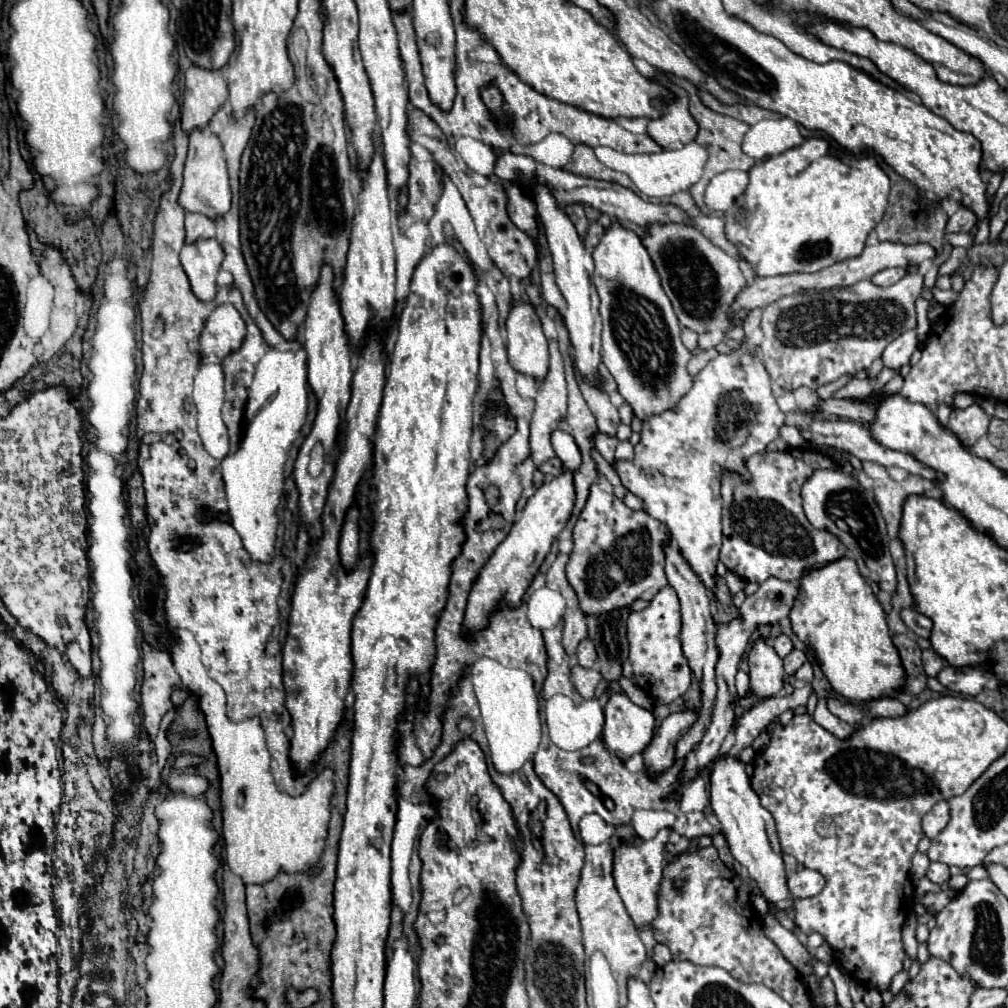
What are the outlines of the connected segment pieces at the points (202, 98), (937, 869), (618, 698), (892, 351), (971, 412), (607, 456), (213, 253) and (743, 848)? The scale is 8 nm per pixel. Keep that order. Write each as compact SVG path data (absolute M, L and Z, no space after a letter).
M190 66L186 70L186 90L182 102L182 132L190 136L194 128L206 130L210 118L222 108L228 88L220 70Z
M930 862L930 868L926 872L926 878L938 886L942 886L944 882L948 882L950 878L950 872L948 872L948 866L942 864L942 862Z
M612 694L604 708L604 716L604 742L612 756L628 760L646 750L656 730L652 710L636 706L624 694Z
M916 330L904 332L904 334L898 336L894 342L890 342L890 344L886 346L886 350L882 352L884 366L886 366L886 368L892 368L892 370L902 368L904 364L910 362L910 356L912 356L912 352L914 352L916 348L918 348Z
M976 404L966 410L954 408L954 412L950 414L948 428L954 432L954 436L958 436L958 440L962 440L962 444L966 444L966 448L972 448L978 442L978 438L982 438L988 432L988 424L990 418Z
M598 434L596 436L596 450L602 454L602 458L608 464L614 464L614 448L616 448L616 444L618 444L616 438L610 438L606 434Z
M198 240L194 244L188 244L180 252L180 264L190 280L192 292L202 302L210 302L216 296L216 274L220 270L220 262L224 258L224 252L220 244L210 240Z
M734 758L716 760L714 770L710 774L710 806L716 818L724 826L724 836L728 840L734 858L748 868L762 896L768 902L774 902L778 908L788 910L792 906L792 898L786 886L786 872L782 862L782 850L776 836L774 818L770 816L770 812L766 812L766 808L762 808L758 794L754 792L748 774L744 770L744 762Z

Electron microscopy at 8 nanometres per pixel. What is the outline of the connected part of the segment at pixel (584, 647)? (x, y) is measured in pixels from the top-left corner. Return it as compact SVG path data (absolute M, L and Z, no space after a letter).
M582 640L580 646L578 646L578 662L582 668L592 668L594 662L596 662L596 650L594 650L594 644L592 640Z

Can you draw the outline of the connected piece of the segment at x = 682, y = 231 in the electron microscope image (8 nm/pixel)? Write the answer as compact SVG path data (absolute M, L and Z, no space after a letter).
M648 224L642 244L648 250L656 272L660 274L662 288L670 298L674 312L684 328L698 332L698 348L710 350L728 338L728 330L742 326L748 312L730 314L738 292L746 288L746 278L738 268L738 260L714 246L700 230L690 224Z

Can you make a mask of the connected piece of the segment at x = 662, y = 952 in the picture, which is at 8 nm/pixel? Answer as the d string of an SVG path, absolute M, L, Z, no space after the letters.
M658 944L658 946L654 948L654 962L658 964L658 968L666 966L670 960L672 960L672 954L670 954L670 950L668 950L664 944Z

